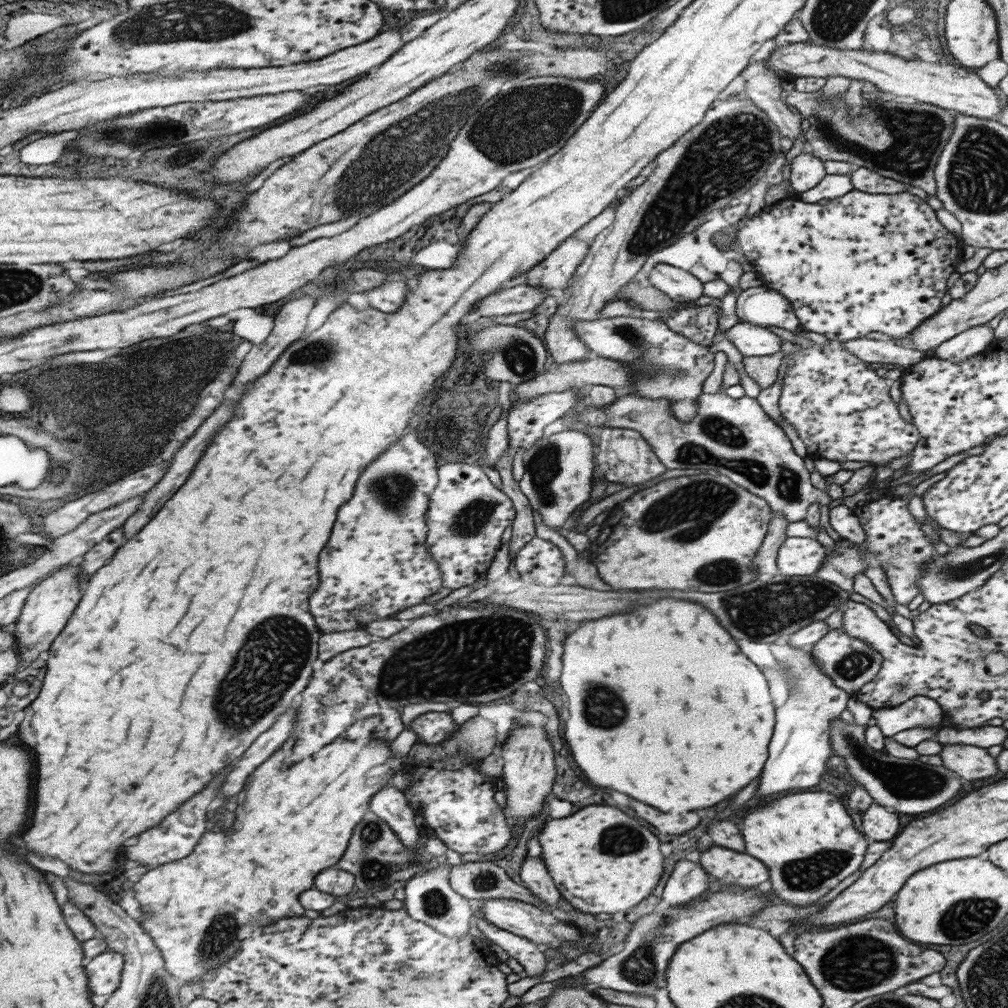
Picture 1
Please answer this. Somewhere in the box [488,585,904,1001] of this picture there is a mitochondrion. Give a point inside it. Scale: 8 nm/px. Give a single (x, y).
(845, 964)

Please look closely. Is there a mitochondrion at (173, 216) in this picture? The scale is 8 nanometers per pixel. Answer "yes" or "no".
no

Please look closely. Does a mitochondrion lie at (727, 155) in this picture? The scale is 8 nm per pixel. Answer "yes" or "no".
yes

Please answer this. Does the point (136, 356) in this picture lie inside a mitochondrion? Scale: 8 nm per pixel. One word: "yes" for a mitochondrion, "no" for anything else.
no

